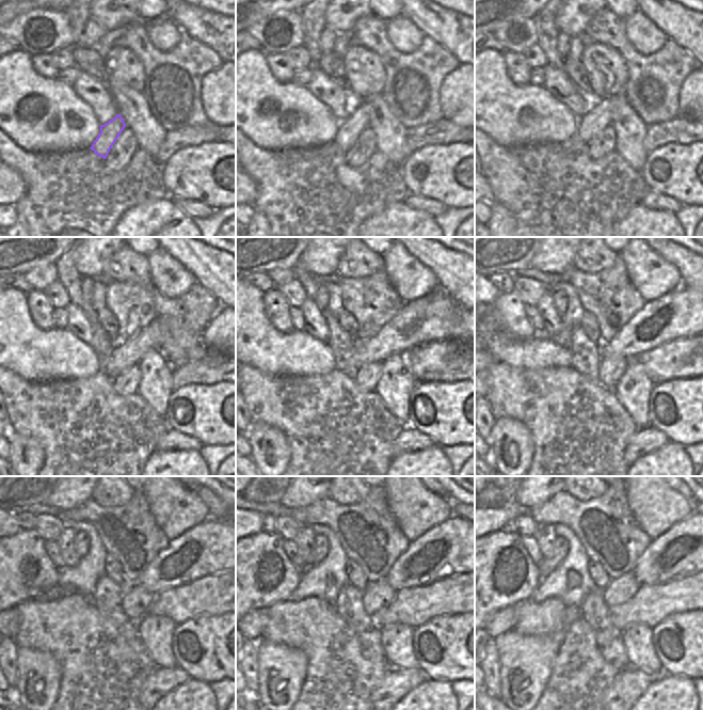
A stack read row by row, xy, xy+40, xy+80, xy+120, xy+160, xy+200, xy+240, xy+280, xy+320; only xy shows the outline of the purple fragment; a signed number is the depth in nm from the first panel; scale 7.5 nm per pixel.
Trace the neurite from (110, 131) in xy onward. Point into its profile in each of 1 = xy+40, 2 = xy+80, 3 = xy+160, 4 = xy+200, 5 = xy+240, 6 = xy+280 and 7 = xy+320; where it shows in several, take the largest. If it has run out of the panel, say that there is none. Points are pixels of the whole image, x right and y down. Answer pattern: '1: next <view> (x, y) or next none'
1: next xy+40 (349, 130)
2: next xy+80 (601, 114)
3: next xy+160 (432, 317)
4: next xy+200 (685, 312)
5: next xy+240 (213, 547)
6: next xy+280 (452, 547)
7: next xy+320 (691, 545)

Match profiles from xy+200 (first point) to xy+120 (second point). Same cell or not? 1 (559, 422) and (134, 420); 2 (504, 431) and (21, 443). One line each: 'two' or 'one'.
1: one
2: one

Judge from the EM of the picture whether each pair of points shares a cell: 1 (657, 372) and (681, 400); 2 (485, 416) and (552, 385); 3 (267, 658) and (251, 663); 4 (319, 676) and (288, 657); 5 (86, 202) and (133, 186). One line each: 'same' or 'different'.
1: different
2: different
3: different
4: different
5: same

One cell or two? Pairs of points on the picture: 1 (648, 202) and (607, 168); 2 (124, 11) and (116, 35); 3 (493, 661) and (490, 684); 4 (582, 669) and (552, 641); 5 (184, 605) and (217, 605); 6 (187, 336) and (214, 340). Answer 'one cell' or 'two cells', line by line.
1: two cells
2: two cells
3: one cell
4: two cells
5: one cell
6: two cells

